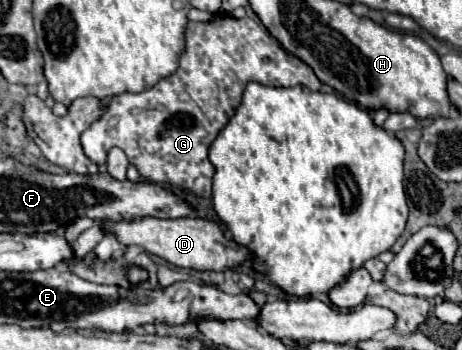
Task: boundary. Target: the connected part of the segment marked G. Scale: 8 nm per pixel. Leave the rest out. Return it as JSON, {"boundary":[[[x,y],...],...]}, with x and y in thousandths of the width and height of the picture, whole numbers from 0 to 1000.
{"boundary":[[[472,46],[455,63],[411,63],[403,80],[403,143],[390,166],[390,194],[381,211],[346,229],[338,246],[299,263],[299,269],[260,269],[247,274],[221,331],[177,383],[182,440],[208,463],[225,469],[238,423],[255,417],[273,434],[277,457],[307,509],[338,526],[368,526],[390,543],[407,543],[424,560],[455,566],[459,549],[459,503],[463,469],[450,457],[450,423],[463,406],[463,389],[494,354],[498,331],[506,331],[506,309],[524,291],[524,263],[537,234],[558,234],[567,246],[589,251],[628,251],[628,246],[662,246],[675,263],[688,263],[697,234],[684,223],[671,189],[662,189],[641,160],[623,154],[558,63],[545,51],[502,51]]]}

